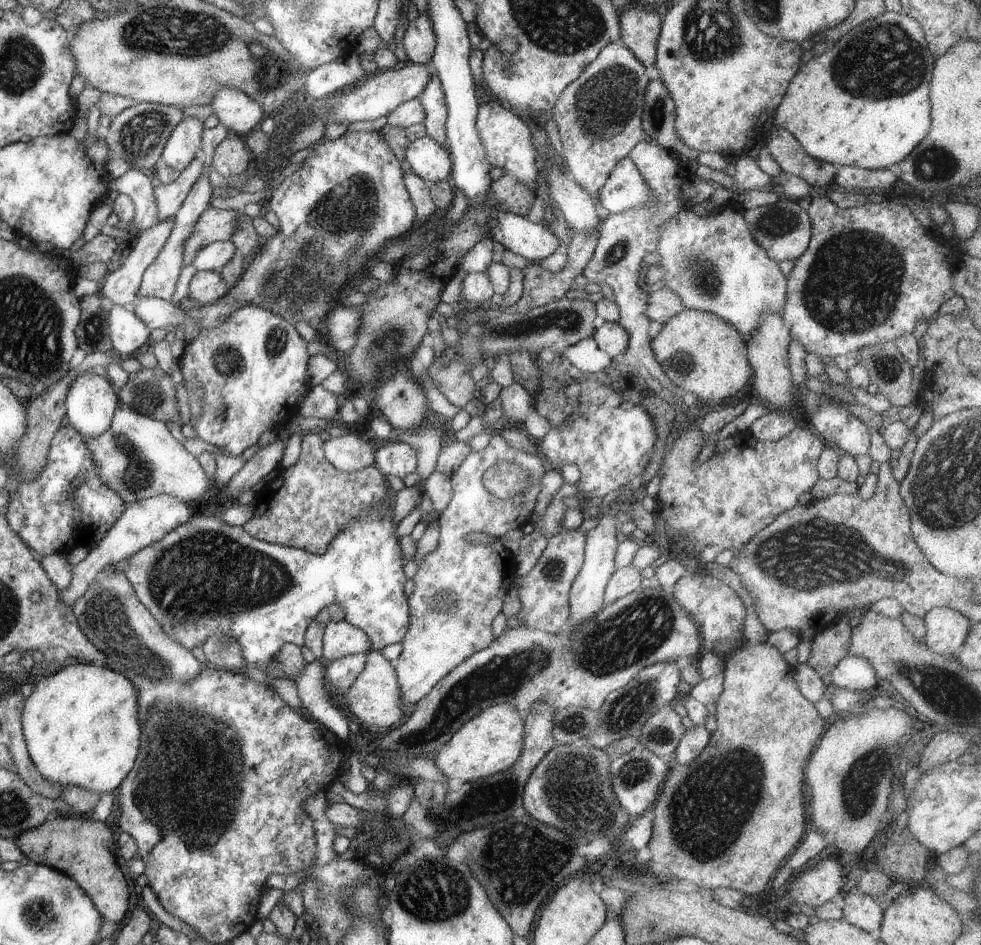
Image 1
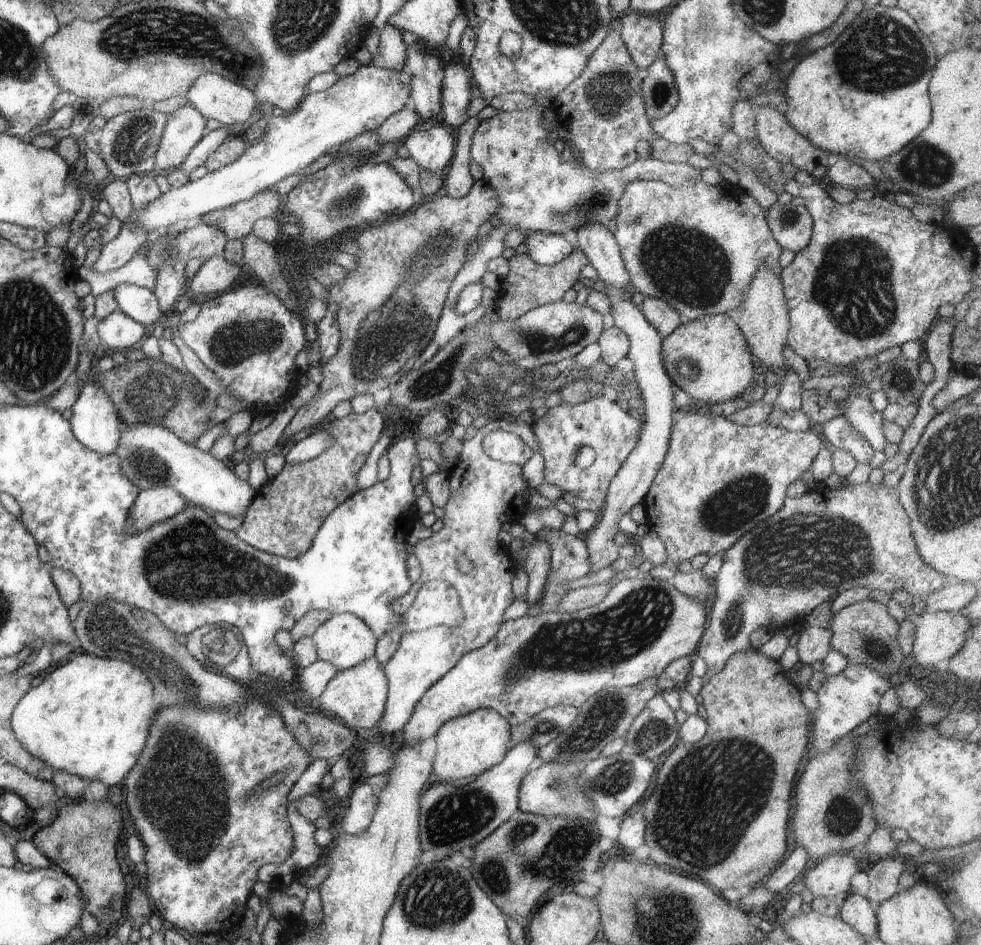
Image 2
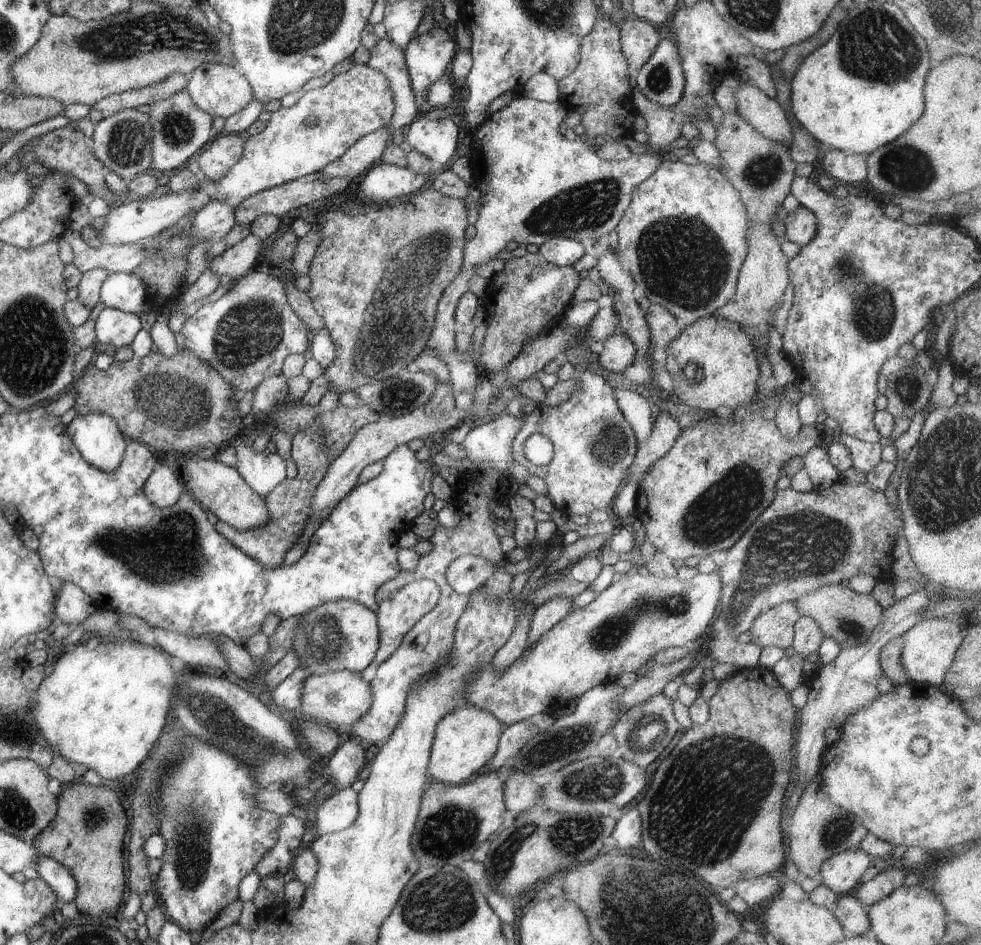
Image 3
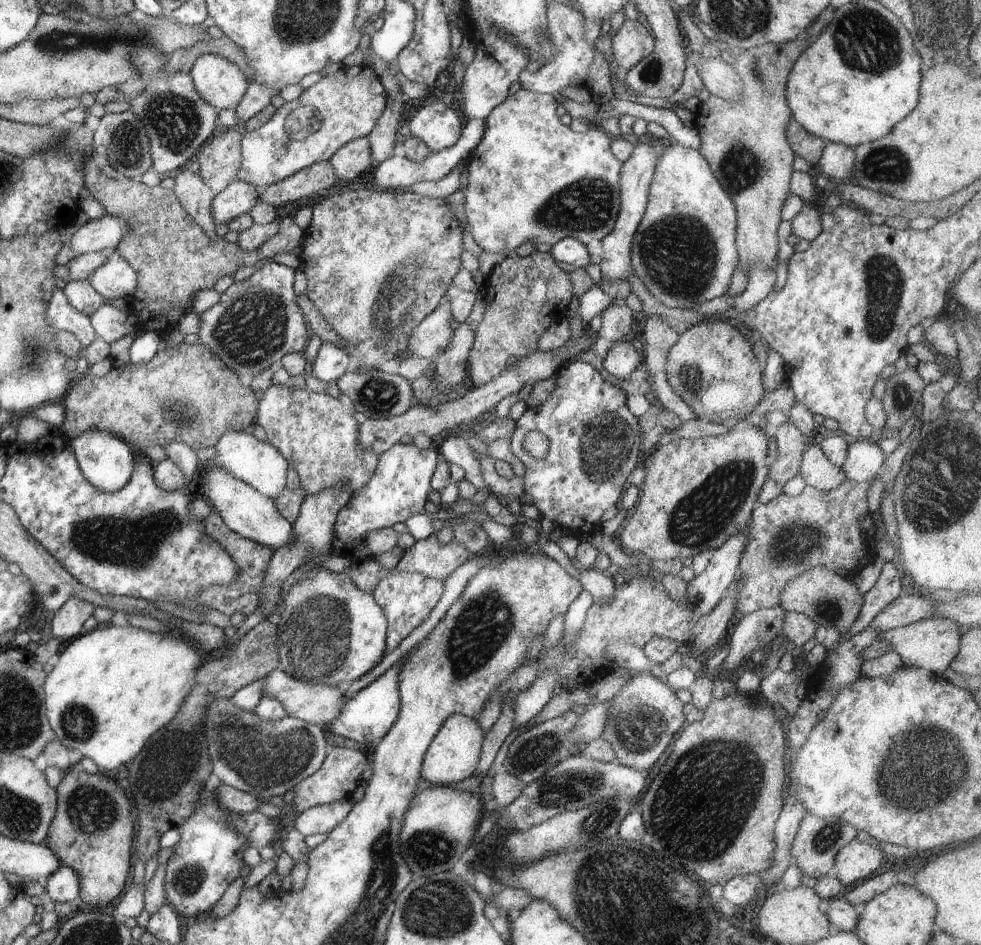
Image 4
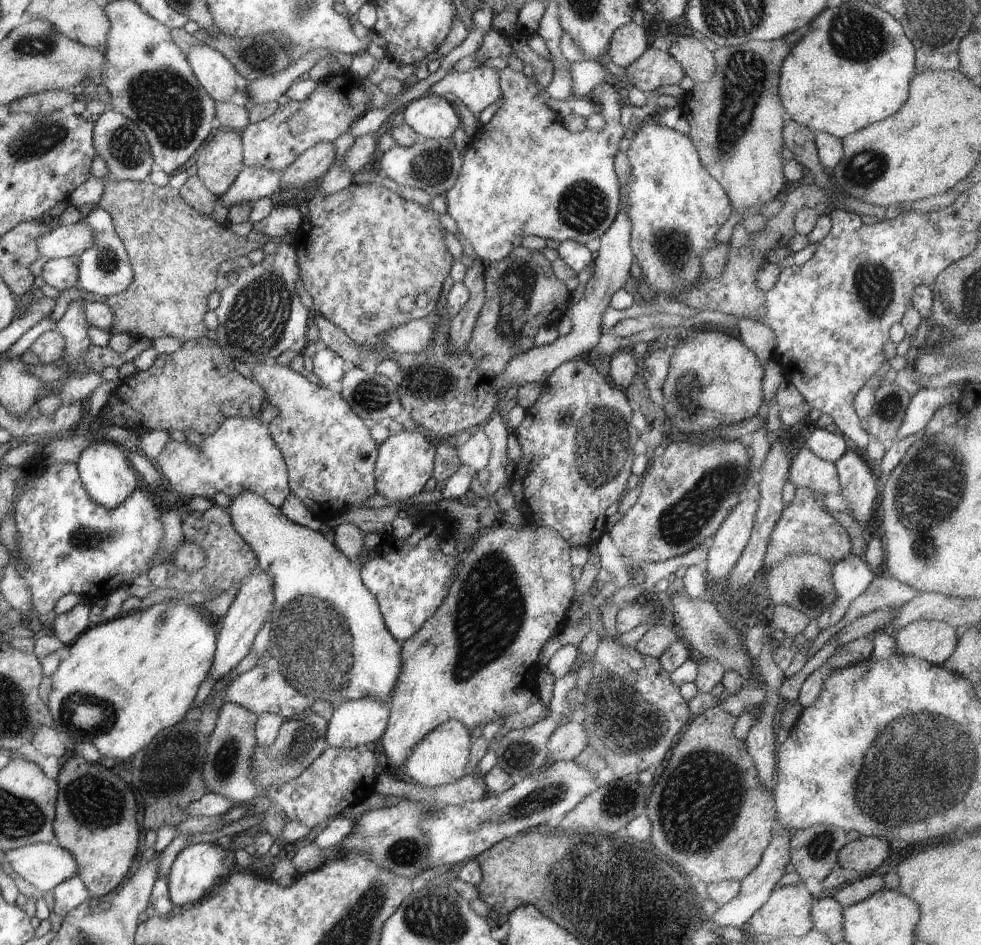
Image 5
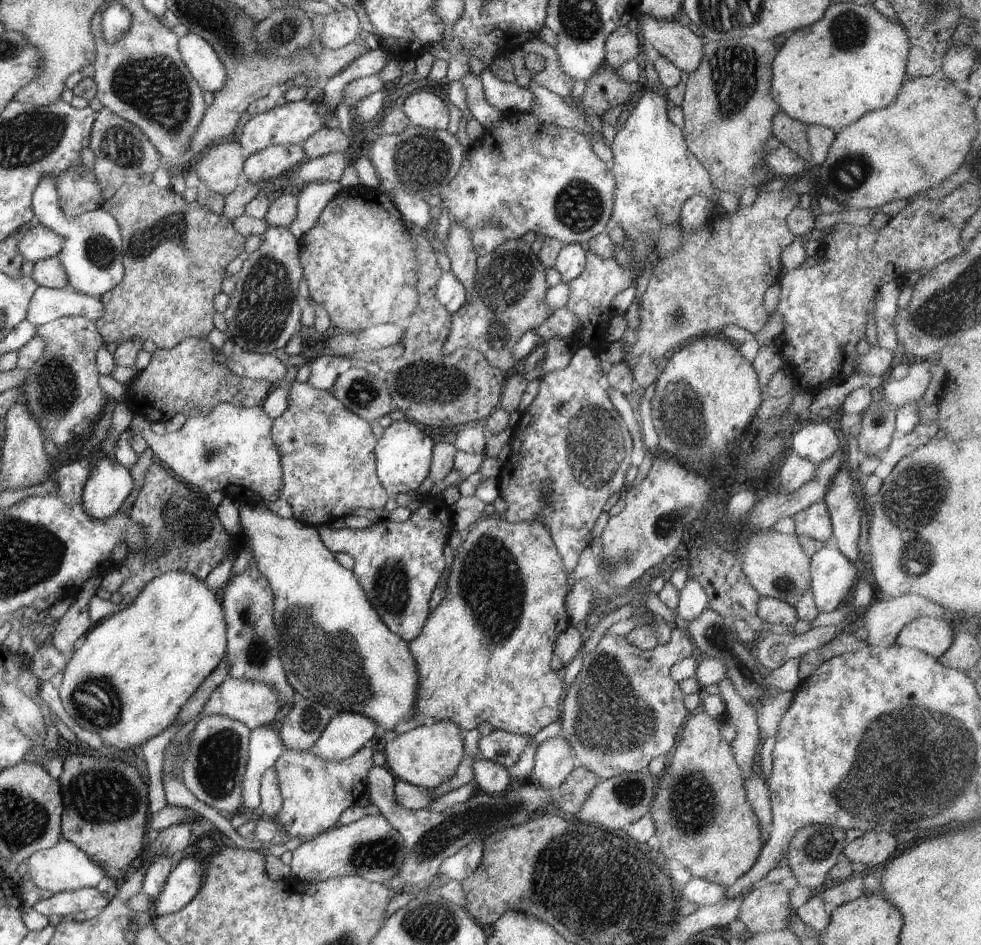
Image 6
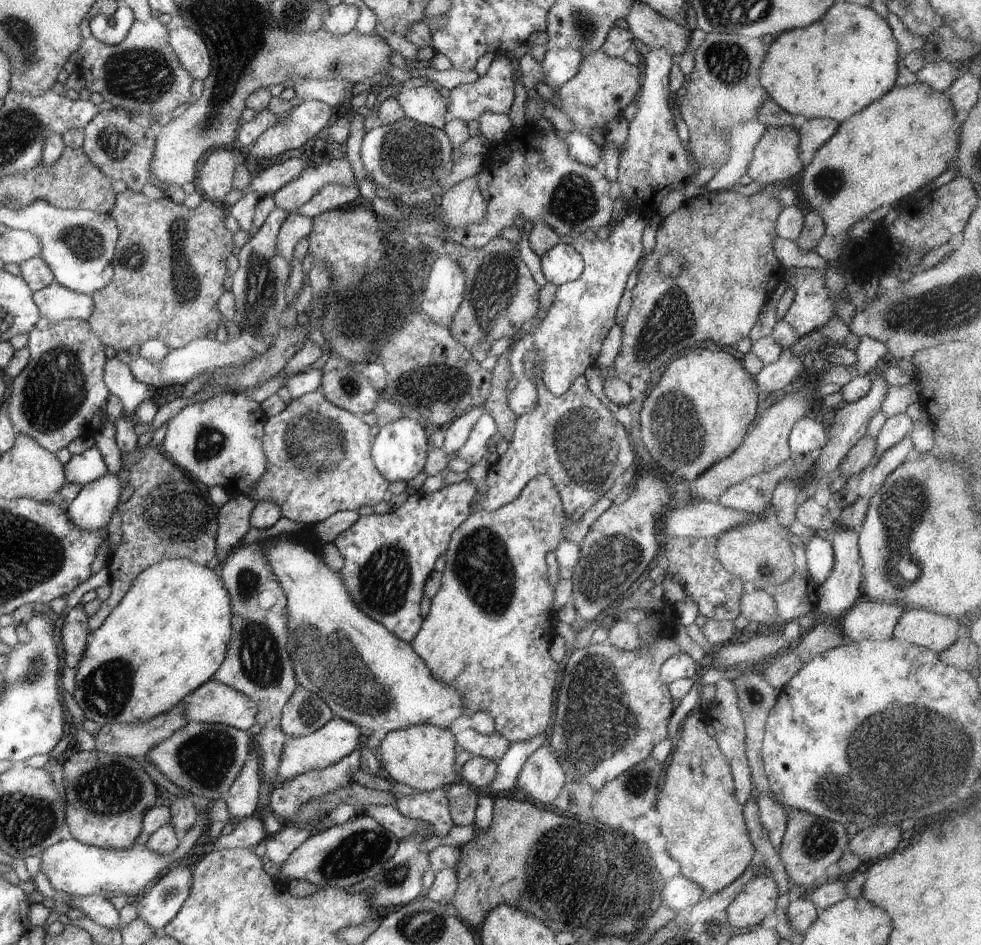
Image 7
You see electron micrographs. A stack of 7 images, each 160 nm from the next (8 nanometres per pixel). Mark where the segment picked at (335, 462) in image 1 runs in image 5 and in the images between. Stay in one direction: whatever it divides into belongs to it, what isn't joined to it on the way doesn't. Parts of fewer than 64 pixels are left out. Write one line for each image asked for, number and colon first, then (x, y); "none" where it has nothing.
2: (310, 447)
3: (262, 472)
4: (257, 463)
5: (241, 455)

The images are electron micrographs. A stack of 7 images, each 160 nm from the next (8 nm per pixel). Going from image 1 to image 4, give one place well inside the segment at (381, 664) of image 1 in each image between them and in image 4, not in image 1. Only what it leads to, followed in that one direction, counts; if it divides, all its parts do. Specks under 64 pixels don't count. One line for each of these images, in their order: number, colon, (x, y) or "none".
2: (358, 695)
3: (340, 698)
4: (319, 704)

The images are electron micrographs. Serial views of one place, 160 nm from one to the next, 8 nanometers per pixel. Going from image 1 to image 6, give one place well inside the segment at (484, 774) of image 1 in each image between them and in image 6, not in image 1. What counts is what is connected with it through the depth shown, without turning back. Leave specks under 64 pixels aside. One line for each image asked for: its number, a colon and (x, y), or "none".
2: (467, 746)
3: (464, 740)
4: (453, 755)
5: (441, 757)
6: (427, 756)

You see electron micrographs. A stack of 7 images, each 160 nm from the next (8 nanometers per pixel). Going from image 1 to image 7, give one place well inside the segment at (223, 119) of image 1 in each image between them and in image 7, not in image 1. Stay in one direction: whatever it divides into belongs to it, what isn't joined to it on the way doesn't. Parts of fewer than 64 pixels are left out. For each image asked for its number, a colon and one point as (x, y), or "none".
2: (232, 104)
3: (221, 91)
4: (220, 82)
5: (215, 72)
6: (200, 56)
7: (192, 52)

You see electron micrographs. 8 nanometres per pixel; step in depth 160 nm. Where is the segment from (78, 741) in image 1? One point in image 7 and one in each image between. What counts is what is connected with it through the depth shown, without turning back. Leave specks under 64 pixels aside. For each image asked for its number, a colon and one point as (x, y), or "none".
2: (90, 718)
3: (105, 706)
4: (112, 688)
5: (125, 680)
6: (131, 675)
7: (169, 635)

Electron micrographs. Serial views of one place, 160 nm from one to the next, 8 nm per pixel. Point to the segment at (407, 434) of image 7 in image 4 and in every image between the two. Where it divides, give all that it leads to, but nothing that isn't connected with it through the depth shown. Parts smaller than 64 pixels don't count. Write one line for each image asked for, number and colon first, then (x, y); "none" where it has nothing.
4: (398, 489)
5: (405, 461)
6: (403, 455)

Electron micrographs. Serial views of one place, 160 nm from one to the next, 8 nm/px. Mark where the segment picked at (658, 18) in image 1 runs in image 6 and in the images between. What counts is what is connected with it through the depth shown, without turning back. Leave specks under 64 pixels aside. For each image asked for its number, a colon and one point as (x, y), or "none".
2: (642, 34)
3: (639, 39)
4: (632, 42)
5: (629, 42)
6: (622, 45)

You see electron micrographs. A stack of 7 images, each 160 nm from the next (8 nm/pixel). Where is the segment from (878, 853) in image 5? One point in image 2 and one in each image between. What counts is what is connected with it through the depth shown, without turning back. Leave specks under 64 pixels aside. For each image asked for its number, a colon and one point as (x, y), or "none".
2: (830, 878)
3: (841, 872)
4: (855, 861)

